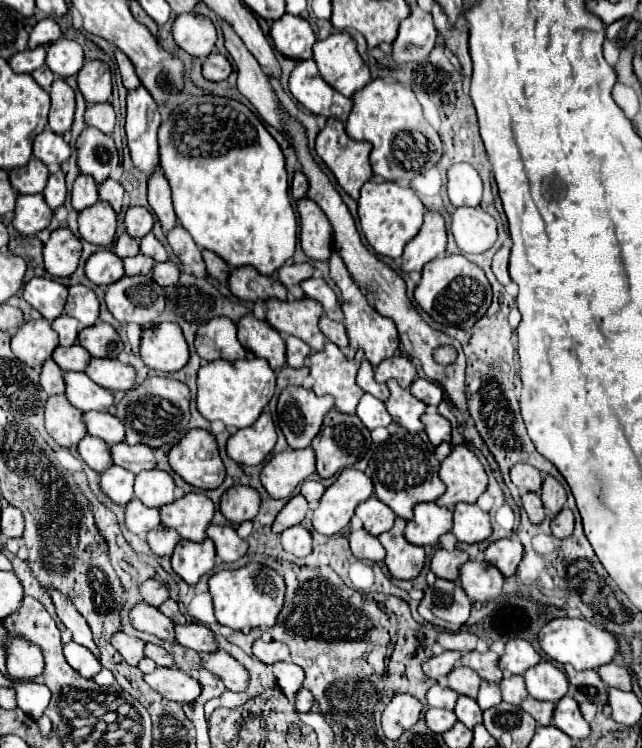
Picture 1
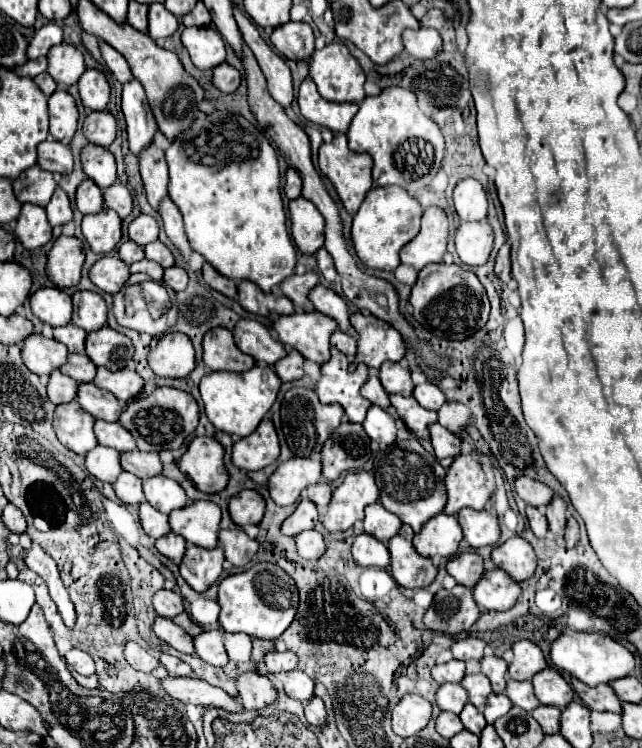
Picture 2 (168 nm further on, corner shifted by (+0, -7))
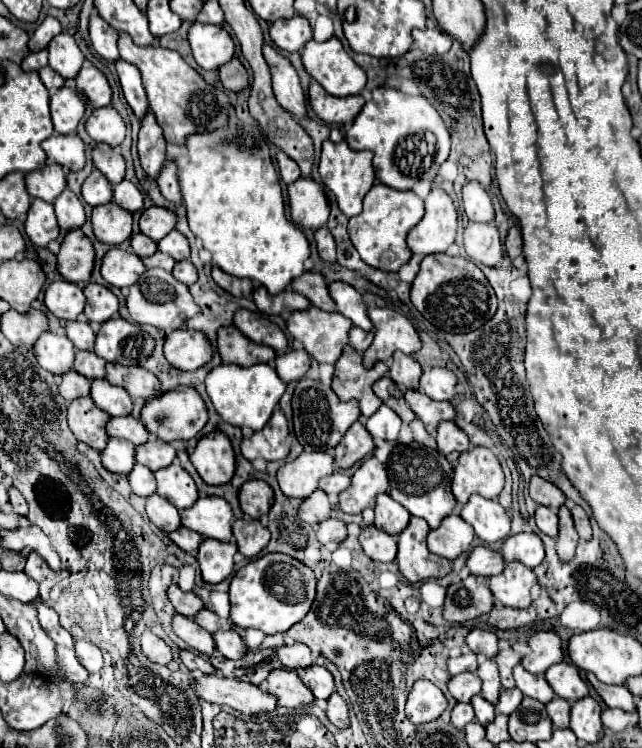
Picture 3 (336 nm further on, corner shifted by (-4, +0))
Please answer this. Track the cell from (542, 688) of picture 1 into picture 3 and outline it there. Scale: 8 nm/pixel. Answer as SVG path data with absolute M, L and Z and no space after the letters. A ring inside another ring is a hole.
M560 662L560 664L550 666L544 672L544 678L554 690L554 694L560 698L566 698L568 702L588 696L588 684L582 680L580 670L570 662Z

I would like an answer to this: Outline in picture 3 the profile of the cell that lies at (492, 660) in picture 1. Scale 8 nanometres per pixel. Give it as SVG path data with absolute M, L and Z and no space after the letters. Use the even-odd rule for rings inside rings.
M512 648L508 650L500 650L496 656L494 656L494 662L498 664L498 670L500 670L500 682L504 688L514 688L514 678L512 678L512 668L522 660L522 654L514 652Z

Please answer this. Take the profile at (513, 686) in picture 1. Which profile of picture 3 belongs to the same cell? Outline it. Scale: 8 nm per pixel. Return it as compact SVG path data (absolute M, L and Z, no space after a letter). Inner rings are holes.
M520 664L514 668L514 680L516 680L516 688L524 694L524 696L530 696L530 698L536 698L540 700L542 704L550 702L554 698L554 692L552 688L548 686L548 682L544 680L542 674L530 674L526 672Z

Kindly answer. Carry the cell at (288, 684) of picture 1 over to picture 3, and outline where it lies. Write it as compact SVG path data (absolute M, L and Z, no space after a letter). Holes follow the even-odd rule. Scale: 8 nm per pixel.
M308 666L304 670L298 670L298 676L318 700L328 700L328 696L334 692L332 674L322 666Z

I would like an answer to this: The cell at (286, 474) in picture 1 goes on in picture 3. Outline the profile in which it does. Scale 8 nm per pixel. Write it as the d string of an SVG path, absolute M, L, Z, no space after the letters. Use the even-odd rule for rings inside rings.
M304 452L278 470L278 484L288 498L306 498L318 488L318 480L334 472L328 452Z

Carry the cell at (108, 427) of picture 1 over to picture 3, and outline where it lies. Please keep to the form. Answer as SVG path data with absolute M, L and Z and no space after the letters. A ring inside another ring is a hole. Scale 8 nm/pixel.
M120 416L120 418L110 418L106 424L108 436L114 438L124 438L130 440L132 444L144 444L148 440L148 430L142 426L142 422L134 416Z

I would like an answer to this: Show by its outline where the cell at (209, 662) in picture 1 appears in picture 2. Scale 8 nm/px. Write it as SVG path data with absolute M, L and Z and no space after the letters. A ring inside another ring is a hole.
M254 671L240 675L236 681L236 687L240 691L240 699L244 701L244 707L250 711L264 709L270 703L274 703L278 697L278 691L270 683L270 679L266 675L254 673Z

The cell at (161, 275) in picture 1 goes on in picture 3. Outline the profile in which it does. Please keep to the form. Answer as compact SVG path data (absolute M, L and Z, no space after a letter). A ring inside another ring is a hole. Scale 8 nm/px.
M190 260L176 262L176 264L174 264L174 270L172 270L172 276L174 276L176 280L180 280L182 284L186 284L186 286L190 286L190 284L194 284L194 282L198 280L196 268L194 268L194 264L192 264Z

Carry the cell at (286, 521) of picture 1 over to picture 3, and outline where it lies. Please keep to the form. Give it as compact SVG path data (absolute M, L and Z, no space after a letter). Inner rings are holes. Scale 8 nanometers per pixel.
M314 490L308 498L302 500L298 508L298 518L306 524L318 524L330 518L330 504L328 496L322 490Z

